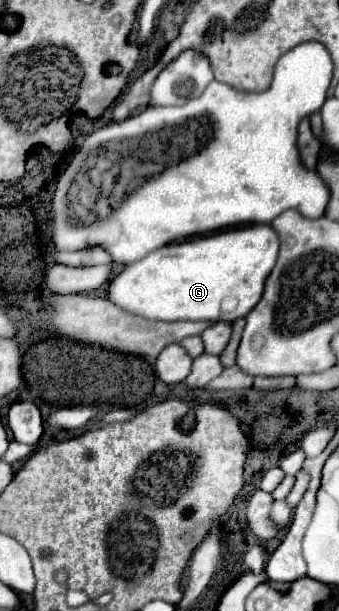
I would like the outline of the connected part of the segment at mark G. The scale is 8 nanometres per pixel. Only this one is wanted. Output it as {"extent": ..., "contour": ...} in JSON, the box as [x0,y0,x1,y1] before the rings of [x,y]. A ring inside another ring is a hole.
{"extent":[107,224,279,322],"contour":[[[253,224],[237,230],[227,230],[221,234],[181,242],[181,244],[167,244],[151,254],[147,254],[143,260],[137,260],[135,264],[127,264],[109,284],[107,298],[121,310],[149,318],[149,320],[227,320],[235,322],[237,318],[245,318],[247,312],[259,302],[259,296],[263,294],[265,276],[271,274],[271,268],[275,266],[279,252],[279,238],[275,236],[271,226],[265,224]]]}

